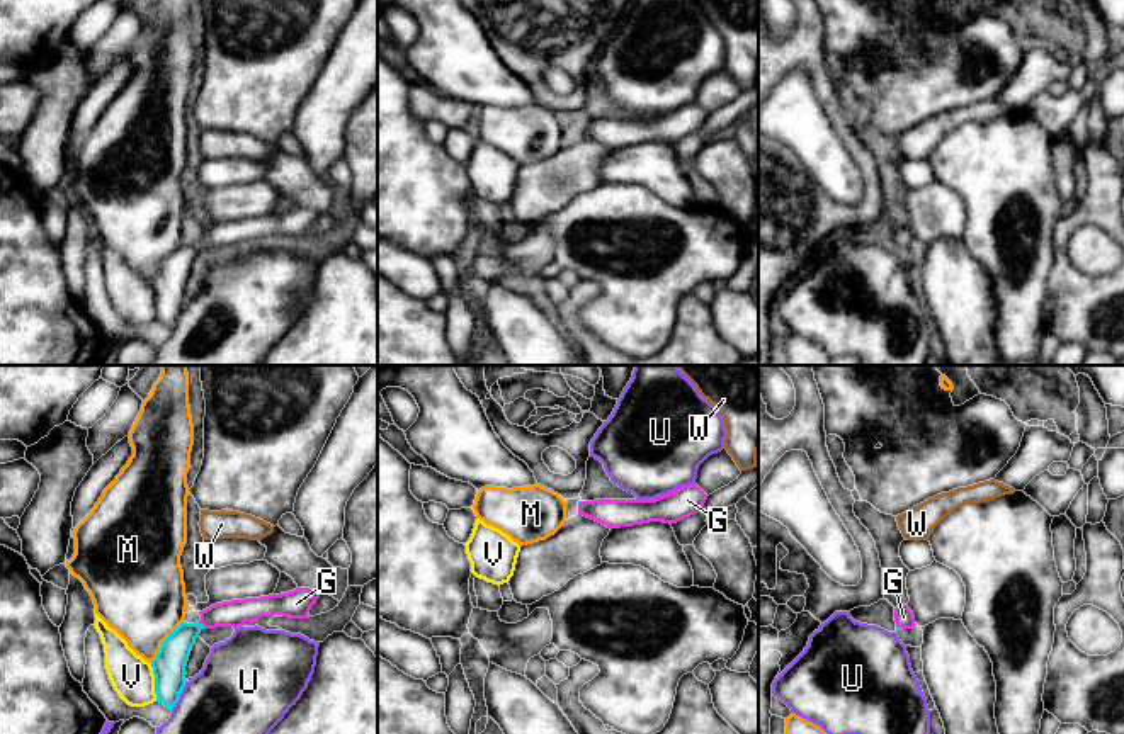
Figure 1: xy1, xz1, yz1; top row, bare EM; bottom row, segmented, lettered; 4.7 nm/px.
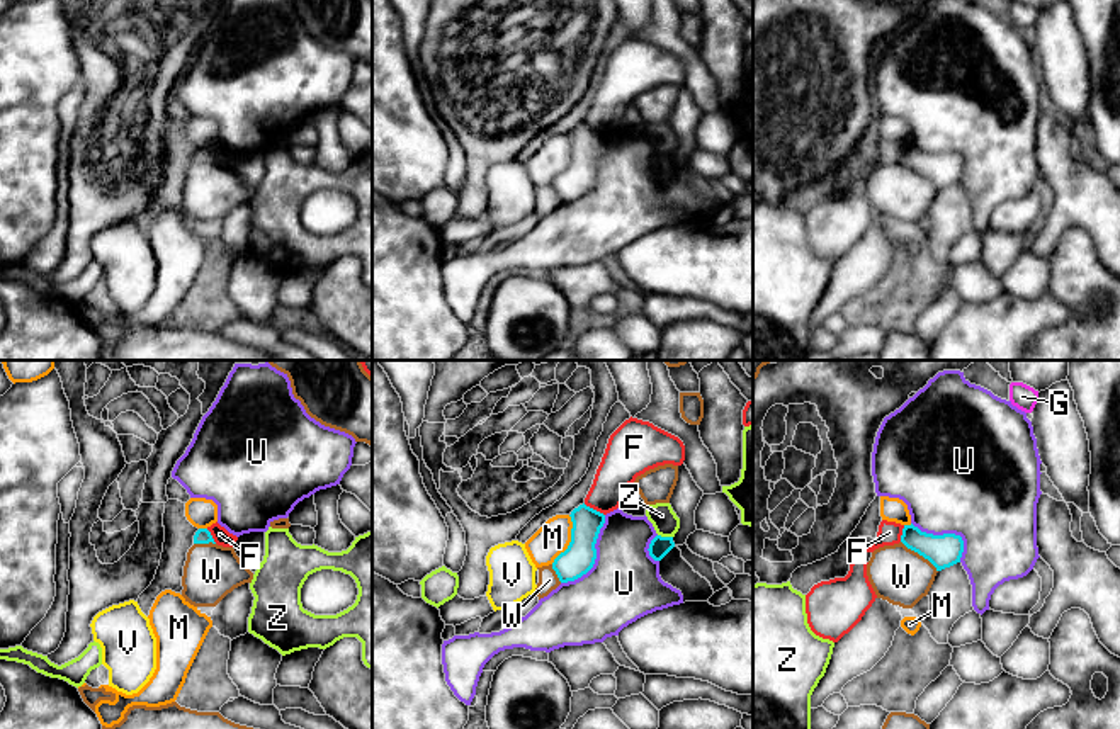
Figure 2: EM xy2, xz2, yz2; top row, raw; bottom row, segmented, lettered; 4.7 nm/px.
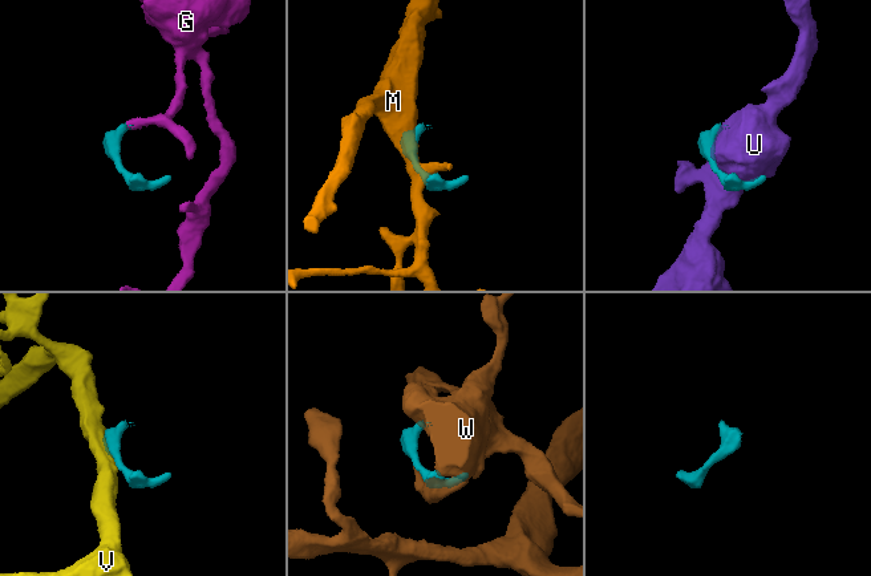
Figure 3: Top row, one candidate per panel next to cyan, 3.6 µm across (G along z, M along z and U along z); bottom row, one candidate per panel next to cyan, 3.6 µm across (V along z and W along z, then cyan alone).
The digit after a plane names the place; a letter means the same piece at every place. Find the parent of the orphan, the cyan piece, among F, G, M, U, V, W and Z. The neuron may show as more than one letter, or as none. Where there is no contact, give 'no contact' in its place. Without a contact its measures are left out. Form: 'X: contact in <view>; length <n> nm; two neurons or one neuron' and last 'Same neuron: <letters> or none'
F: contact in xz2; length 120 nm; two neurons
G: contact in xy1; length 50 nm; one neuron
M: contact in xz2; length 240 nm; two neurons
U: contact in xz2; length 380 nm; two neurons
V: contact in xy1; length 190 nm; two neurons
W: contact in yz2; length 220 nm; two neurons
Z: contact in xz2; length 70 nm; two neurons
Same neuron: G

